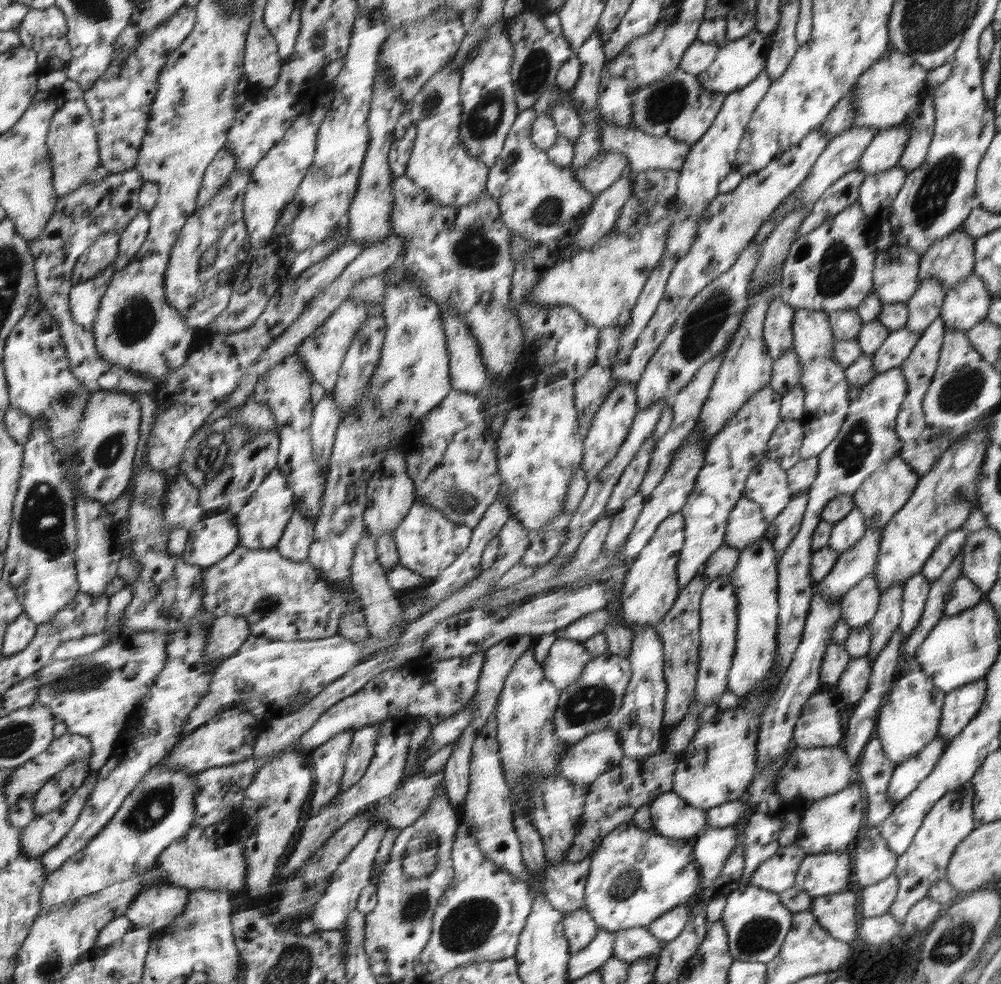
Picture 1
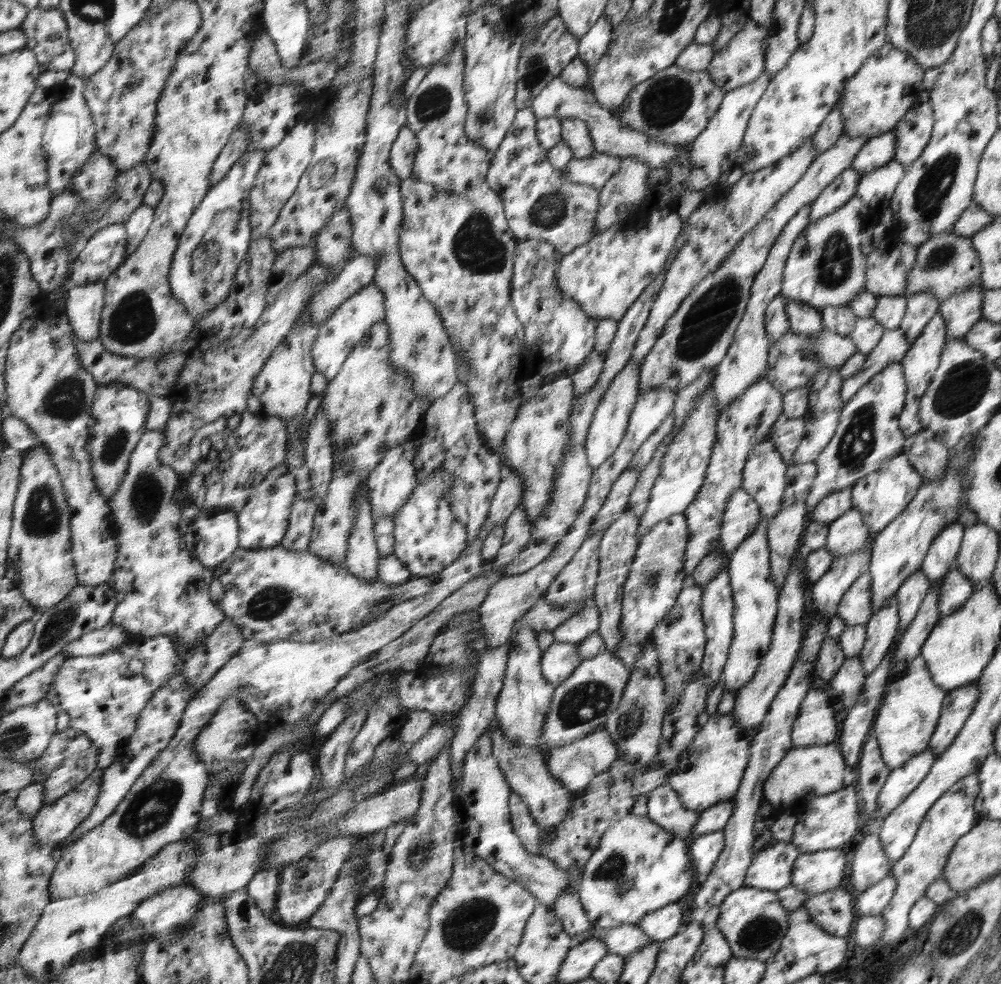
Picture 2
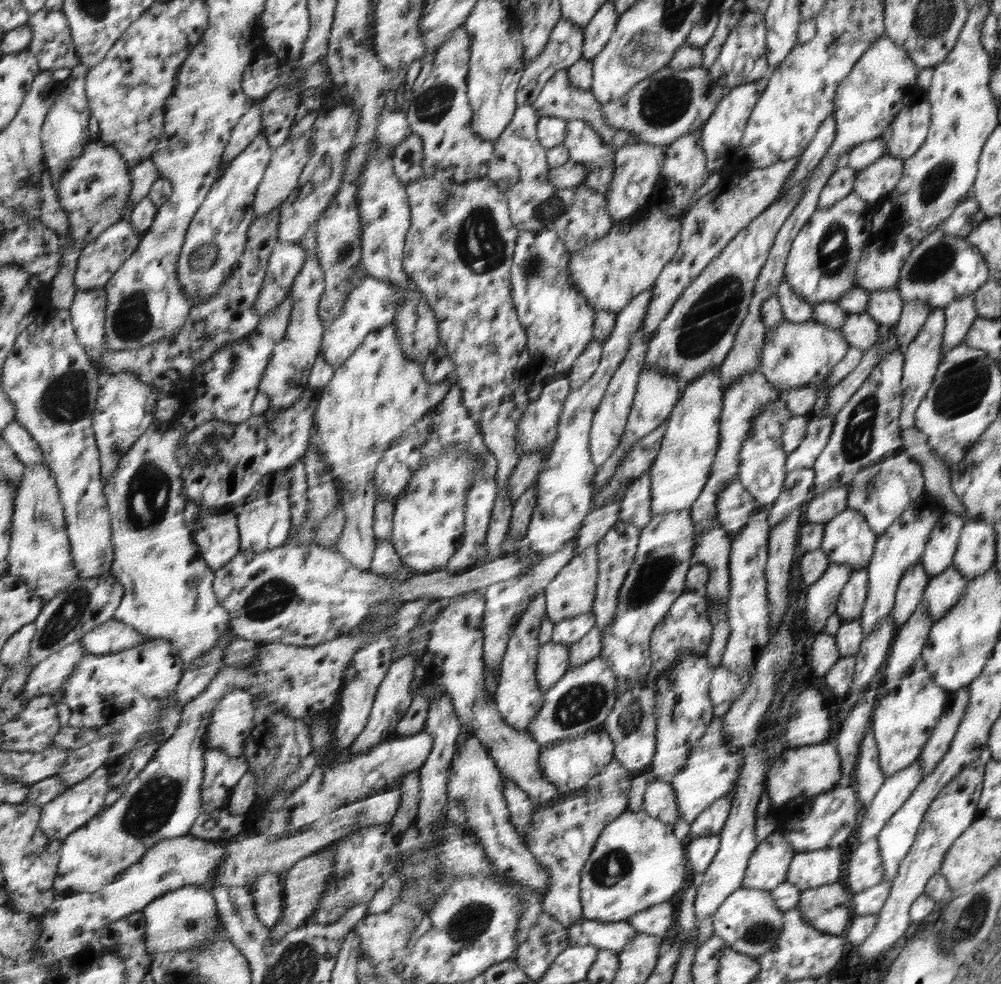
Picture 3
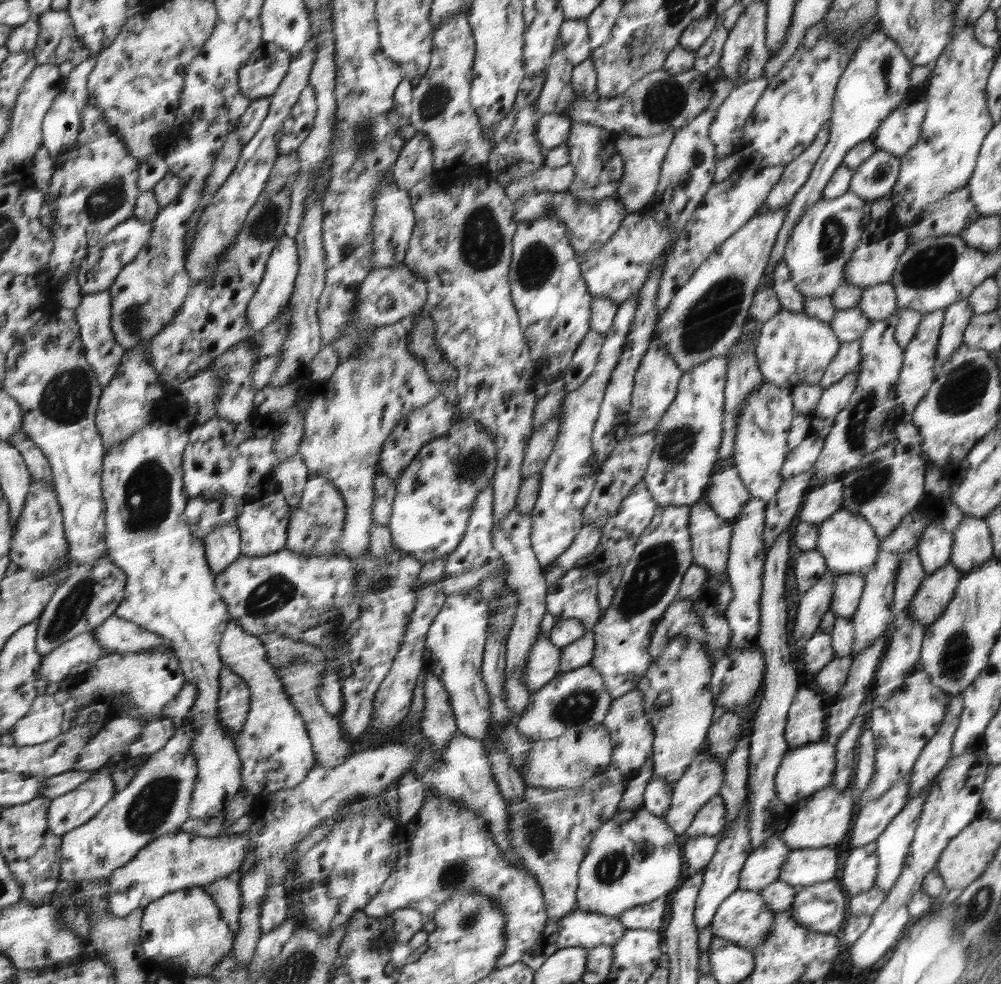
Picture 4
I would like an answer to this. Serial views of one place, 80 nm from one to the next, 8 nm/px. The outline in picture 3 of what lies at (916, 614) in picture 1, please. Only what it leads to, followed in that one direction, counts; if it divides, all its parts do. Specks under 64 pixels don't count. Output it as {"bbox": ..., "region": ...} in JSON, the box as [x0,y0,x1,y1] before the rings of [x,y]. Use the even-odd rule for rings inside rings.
{"bbox":[892,562,930,629],"region":[[[917,562],[905,573],[899,582],[899,588],[895,594],[895,606],[892,609],[894,627],[900,629],[920,606],[921,598],[929,584],[930,575],[924,567]]]}

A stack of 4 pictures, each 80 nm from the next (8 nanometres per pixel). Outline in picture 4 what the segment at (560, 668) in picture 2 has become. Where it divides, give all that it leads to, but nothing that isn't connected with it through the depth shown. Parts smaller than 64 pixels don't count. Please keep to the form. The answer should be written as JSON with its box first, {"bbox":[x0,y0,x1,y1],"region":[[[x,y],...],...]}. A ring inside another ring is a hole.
{"bbox":[522,637,561,692],"region":[[[539,637],[530,647],[526,669],[522,673],[524,686],[528,692],[539,692],[548,682],[556,679],[560,665],[561,649],[550,644],[546,638]]]}

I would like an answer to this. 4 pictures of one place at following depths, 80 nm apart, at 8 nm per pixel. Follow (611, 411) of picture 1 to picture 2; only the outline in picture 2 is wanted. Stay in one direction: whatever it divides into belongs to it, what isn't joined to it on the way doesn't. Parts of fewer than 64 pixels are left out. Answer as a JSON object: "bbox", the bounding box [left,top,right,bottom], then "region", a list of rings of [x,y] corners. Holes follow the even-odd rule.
{"bbox":[585,360,640,468],"region":[[[630,360],[622,372],[611,382],[607,392],[603,394],[599,408],[595,410],[594,420],[588,430],[585,449],[590,465],[598,468],[618,447],[624,439],[630,415],[637,403],[639,392],[640,364],[633,364]]]}

